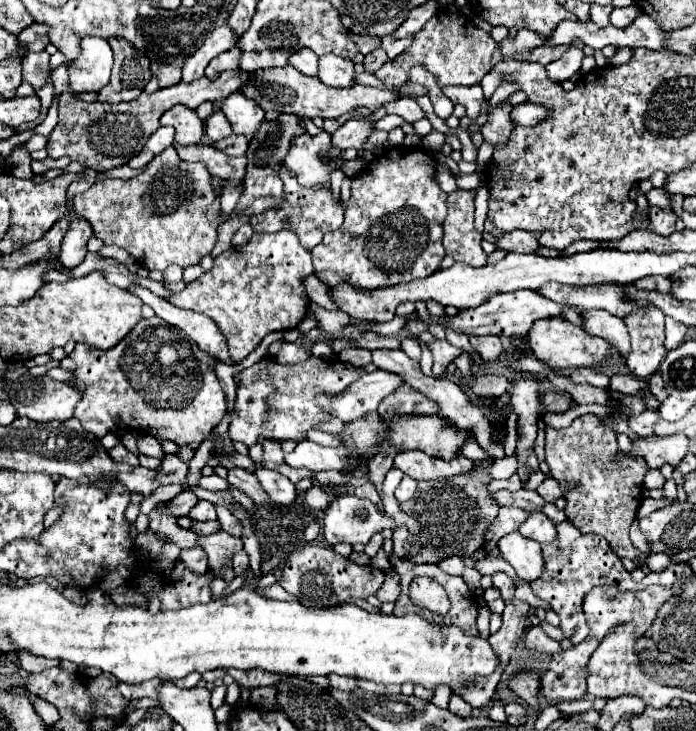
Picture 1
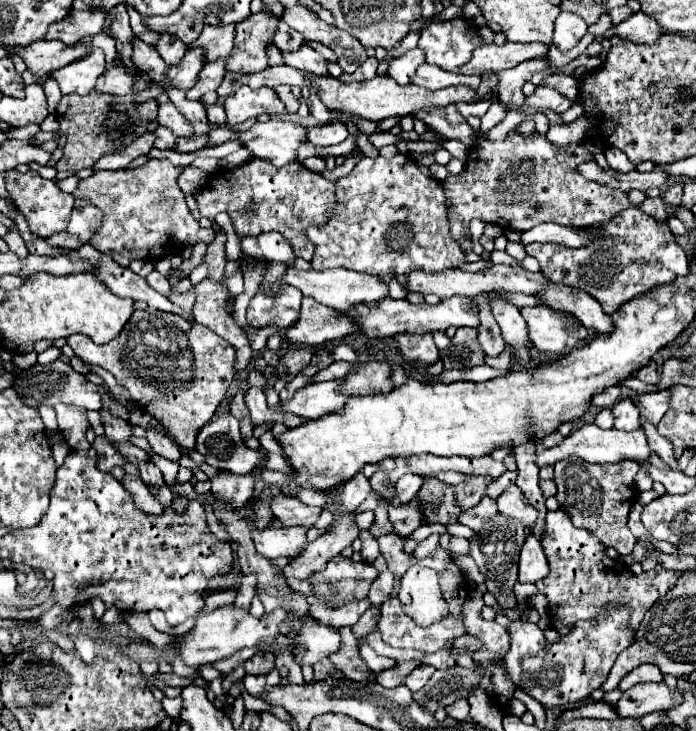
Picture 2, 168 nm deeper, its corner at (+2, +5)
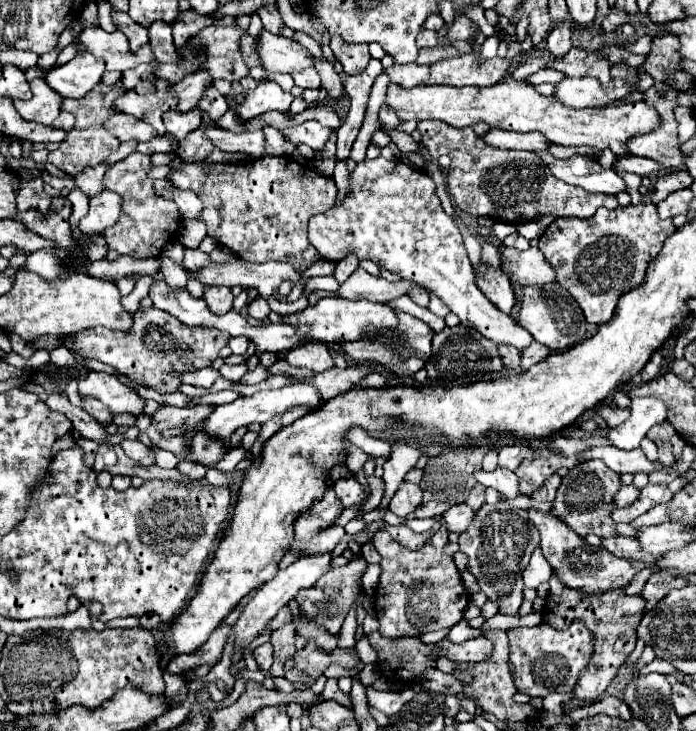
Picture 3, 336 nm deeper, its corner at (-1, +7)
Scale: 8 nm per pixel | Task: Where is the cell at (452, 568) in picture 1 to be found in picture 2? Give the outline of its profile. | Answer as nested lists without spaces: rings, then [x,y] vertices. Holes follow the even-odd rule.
[[[430,535],[428,539],[424,539],[422,543],[418,543],[418,547],[416,547],[416,551],[414,551],[414,557],[416,559],[424,559],[424,557],[430,557],[430,555],[434,555],[434,549],[438,547],[438,535]]]

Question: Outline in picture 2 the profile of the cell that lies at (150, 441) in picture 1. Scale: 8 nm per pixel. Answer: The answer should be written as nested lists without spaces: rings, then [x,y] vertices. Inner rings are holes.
[[[102,409],[102,423],[106,429],[106,437],[114,443],[130,443],[132,437],[132,425],[120,417],[110,415],[106,409]]]

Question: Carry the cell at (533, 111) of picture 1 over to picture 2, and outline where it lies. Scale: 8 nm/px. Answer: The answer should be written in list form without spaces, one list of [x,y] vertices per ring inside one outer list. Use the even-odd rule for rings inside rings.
[[[542,85],[536,87],[536,91],[530,97],[526,97],[524,103],[534,109],[550,109],[554,113],[564,113],[570,109],[570,99],[566,99],[558,91],[550,89],[550,87],[542,87]]]

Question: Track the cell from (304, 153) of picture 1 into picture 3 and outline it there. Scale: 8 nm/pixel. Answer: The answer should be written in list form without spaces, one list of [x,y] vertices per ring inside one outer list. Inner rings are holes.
[[[213,123],[205,125],[205,137],[221,151],[225,153],[247,153],[253,159],[263,157],[263,147],[265,147],[265,137],[263,131],[227,131],[219,129]]]

